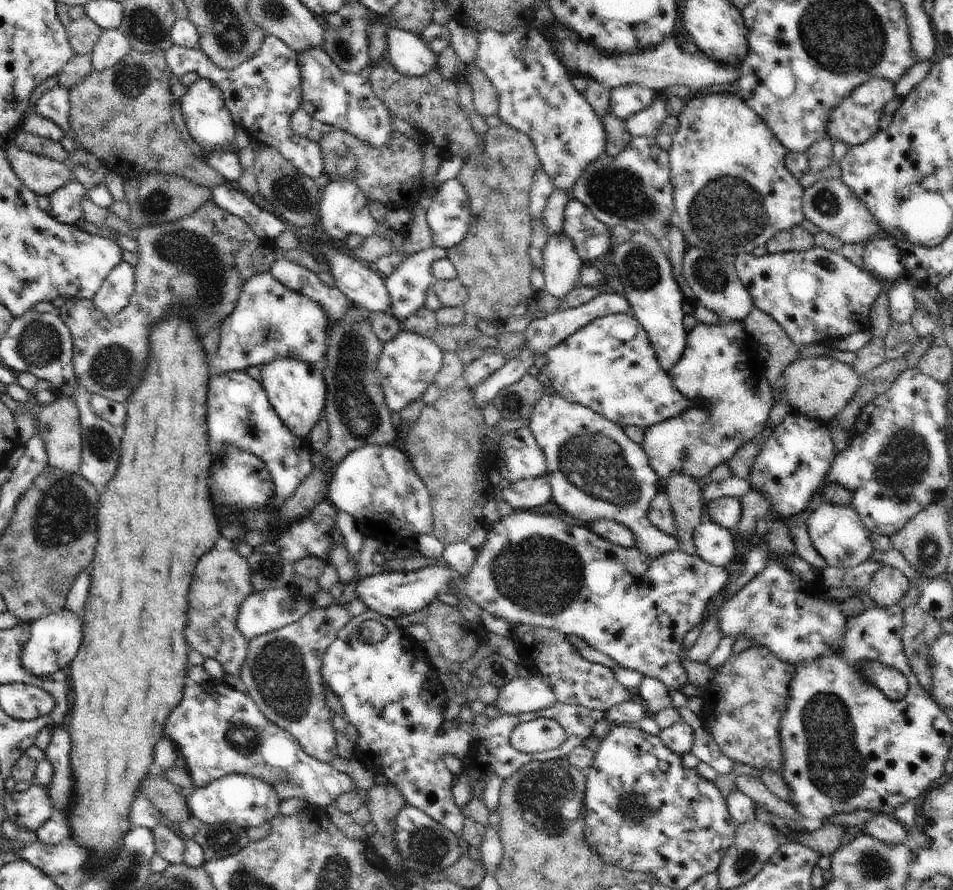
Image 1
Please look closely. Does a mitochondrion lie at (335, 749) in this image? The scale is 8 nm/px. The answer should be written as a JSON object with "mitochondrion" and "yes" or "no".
{"mitochondrion":"no"}

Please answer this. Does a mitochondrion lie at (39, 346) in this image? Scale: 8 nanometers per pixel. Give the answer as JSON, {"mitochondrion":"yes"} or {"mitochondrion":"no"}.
{"mitochondrion":"yes"}

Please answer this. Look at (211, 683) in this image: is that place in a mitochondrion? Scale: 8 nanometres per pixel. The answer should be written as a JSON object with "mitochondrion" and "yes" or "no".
{"mitochondrion":"no"}

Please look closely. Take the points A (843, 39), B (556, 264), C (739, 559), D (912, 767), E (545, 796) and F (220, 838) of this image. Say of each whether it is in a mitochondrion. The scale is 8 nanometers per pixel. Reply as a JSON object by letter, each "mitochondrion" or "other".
{"A":"mitochondrion","B":"other","C":"other","D":"other","E":"mitochondrion","F":"mitochondrion"}

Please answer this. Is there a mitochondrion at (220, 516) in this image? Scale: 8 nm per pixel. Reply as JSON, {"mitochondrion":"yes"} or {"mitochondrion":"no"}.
{"mitochondrion":"no"}

